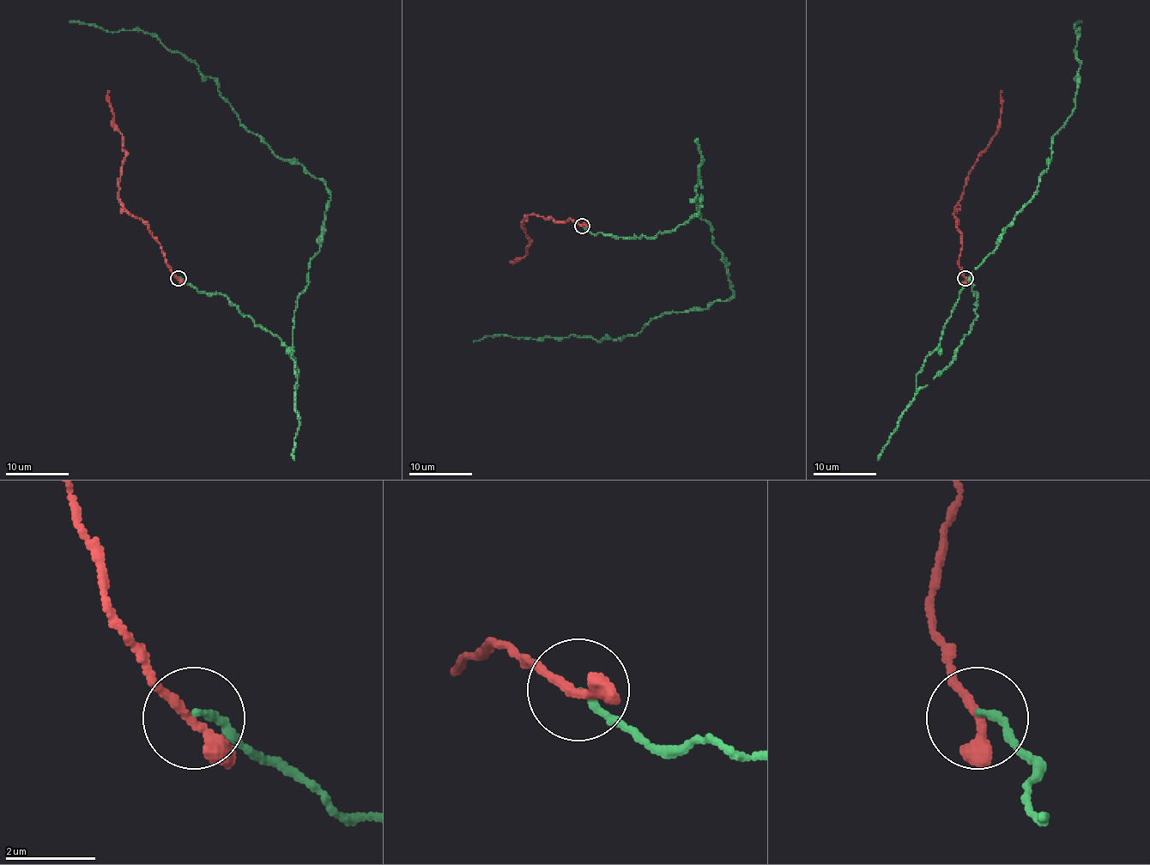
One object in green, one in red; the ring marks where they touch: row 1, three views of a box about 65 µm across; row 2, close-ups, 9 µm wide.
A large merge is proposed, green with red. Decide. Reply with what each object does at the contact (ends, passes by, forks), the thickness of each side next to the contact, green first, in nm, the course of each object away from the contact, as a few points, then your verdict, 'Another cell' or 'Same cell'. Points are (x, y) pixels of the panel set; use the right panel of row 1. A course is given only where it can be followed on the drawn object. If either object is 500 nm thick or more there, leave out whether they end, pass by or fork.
At the ring green ends. At the ring red passes by. Thickness 150 nm (green) against 240 nm. Course of green: (965, 277), (977, 317), (953, 361), (917, 388), (959, 294), (1032, 196), (1075, 106), (1081, 21). Course of red: (965, 278), (959, 266), (962, 237), (954, 208), (964, 194), (965, 178), (1001, 123), (1001, 91). Same cell

